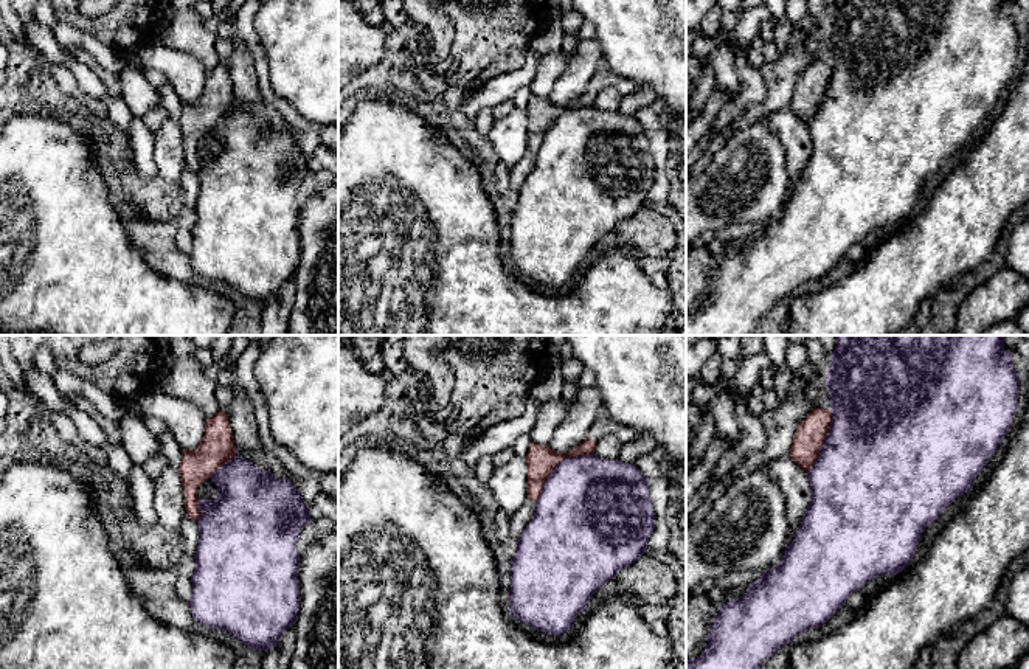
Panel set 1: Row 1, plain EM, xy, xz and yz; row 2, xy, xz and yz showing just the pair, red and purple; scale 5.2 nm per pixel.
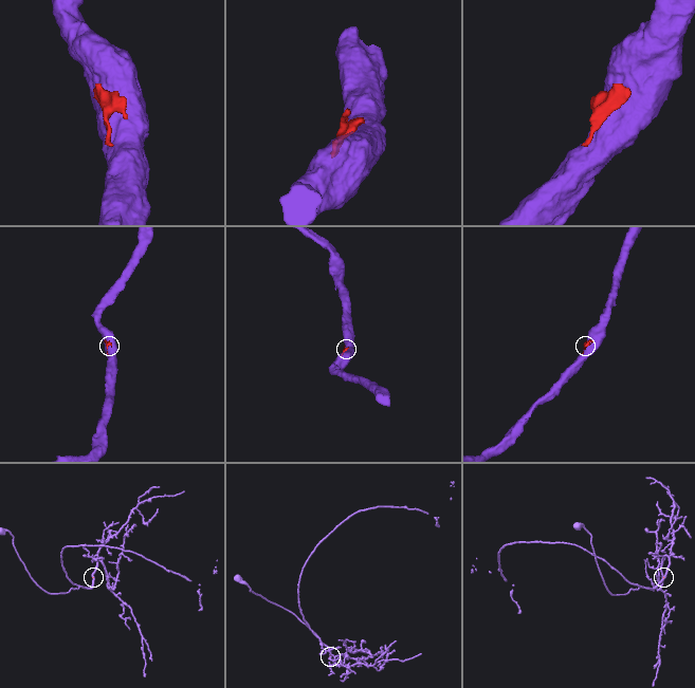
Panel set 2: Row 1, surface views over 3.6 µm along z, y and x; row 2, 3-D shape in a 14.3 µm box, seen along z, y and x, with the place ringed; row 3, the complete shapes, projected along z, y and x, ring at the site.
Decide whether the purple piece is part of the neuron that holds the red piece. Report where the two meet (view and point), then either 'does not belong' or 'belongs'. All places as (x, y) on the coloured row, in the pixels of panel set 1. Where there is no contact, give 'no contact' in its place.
contact xz (557, 464); does not belong

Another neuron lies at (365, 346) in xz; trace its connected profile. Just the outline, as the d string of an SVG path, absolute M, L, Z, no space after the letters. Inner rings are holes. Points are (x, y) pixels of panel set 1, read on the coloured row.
M338 335L351 341L354 352L365 363L380 352L386 335Z

